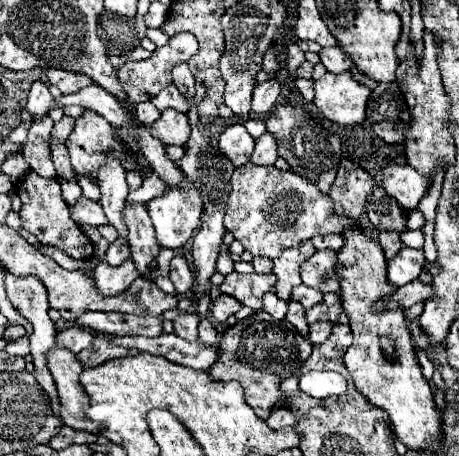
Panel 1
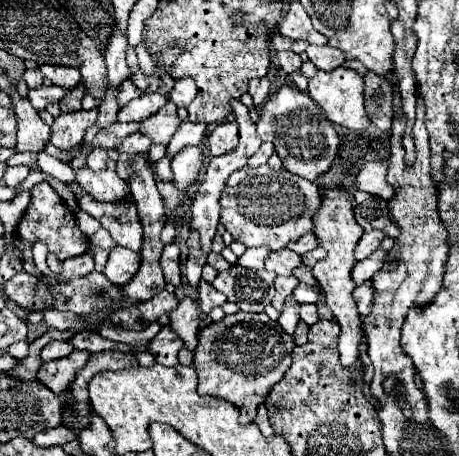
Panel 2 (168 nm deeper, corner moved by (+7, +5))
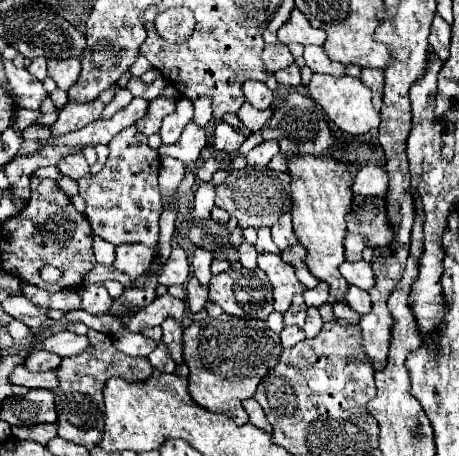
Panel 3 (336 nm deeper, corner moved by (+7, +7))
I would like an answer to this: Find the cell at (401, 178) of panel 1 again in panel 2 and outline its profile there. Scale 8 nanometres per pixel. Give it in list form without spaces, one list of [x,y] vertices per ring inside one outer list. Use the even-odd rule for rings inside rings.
[[[366,163],[356,177],[356,187],[386,201],[394,195],[394,189],[386,181],[386,163]]]

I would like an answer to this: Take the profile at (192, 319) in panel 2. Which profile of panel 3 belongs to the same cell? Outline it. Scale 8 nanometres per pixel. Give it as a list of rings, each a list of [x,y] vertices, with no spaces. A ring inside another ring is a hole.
[[[168,317],[162,323],[162,329],[164,329],[162,341],[168,345],[168,349],[172,353],[172,359],[180,365],[184,361],[184,343],[182,343],[182,331],[184,331],[184,327],[174,317]]]

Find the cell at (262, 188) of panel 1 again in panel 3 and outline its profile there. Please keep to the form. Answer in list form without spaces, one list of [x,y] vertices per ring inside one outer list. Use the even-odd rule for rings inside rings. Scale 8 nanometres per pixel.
[[[244,167],[240,171],[232,171],[222,185],[216,189],[216,205],[228,211],[230,217],[238,221],[240,229],[272,229],[272,225],[286,213],[292,211],[292,191],[290,191],[292,175],[276,173],[268,167],[252,169]]]

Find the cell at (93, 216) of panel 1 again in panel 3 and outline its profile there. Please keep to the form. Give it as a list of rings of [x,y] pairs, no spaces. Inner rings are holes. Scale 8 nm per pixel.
[[[134,125],[120,131],[108,143],[110,155],[102,171],[92,181],[80,181],[80,195],[86,201],[86,219],[96,235],[112,245],[142,243],[156,247],[158,243],[158,219],[162,213],[158,191],[158,151],[148,147],[148,139]]]

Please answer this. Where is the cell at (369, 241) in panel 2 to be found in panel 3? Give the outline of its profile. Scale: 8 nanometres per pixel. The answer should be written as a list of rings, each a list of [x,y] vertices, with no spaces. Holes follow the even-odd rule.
[[[348,233],[344,239],[344,247],[346,247],[346,261],[360,261],[362,251],[366,247],[366,239],[356,233]]]

